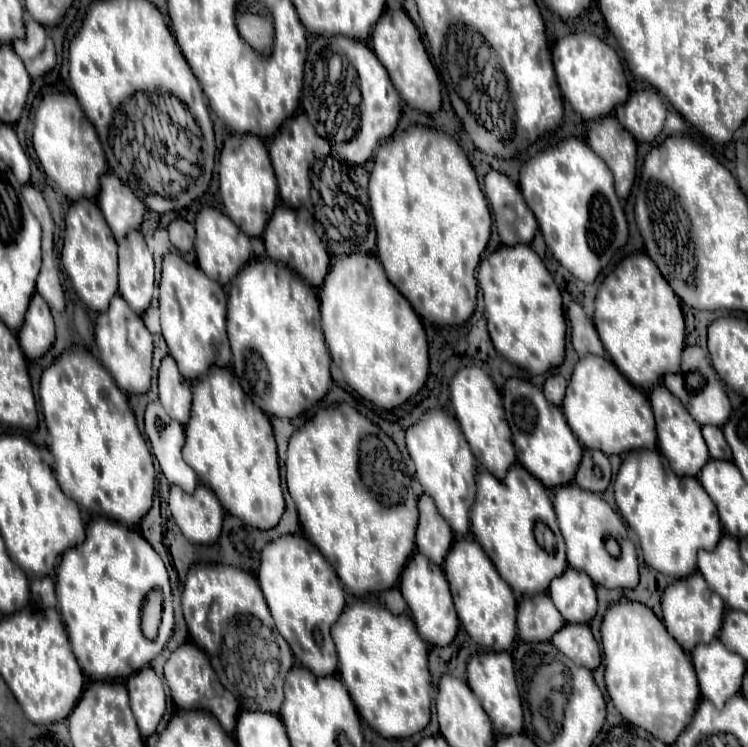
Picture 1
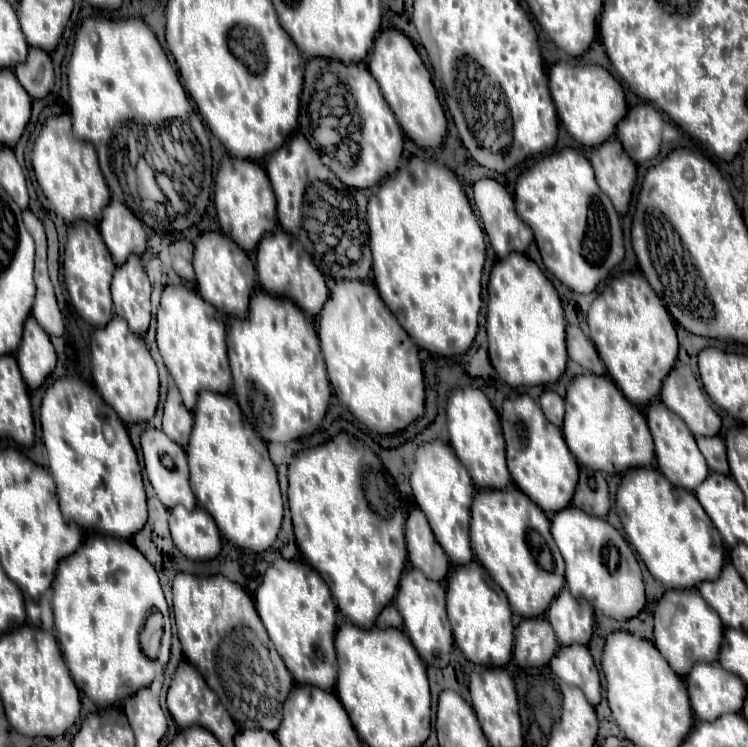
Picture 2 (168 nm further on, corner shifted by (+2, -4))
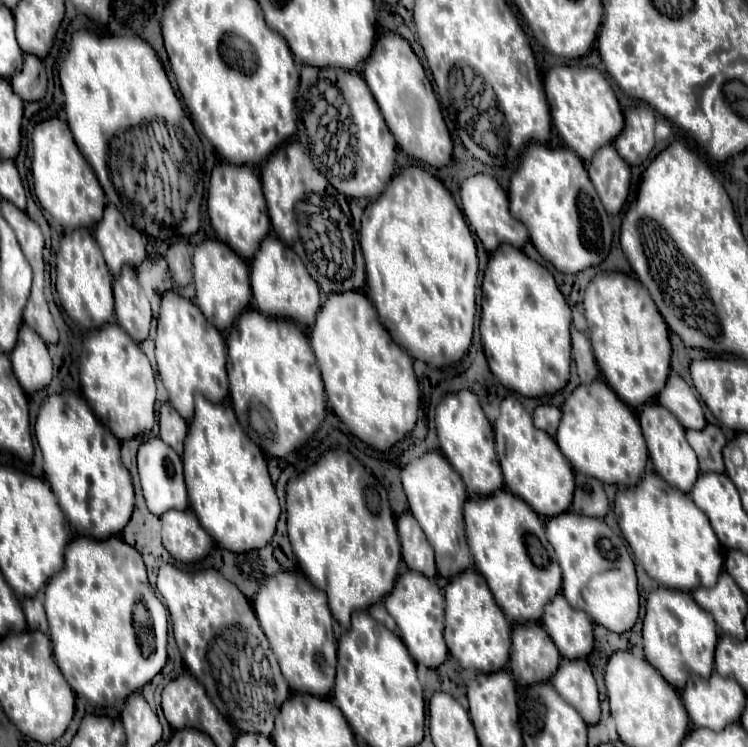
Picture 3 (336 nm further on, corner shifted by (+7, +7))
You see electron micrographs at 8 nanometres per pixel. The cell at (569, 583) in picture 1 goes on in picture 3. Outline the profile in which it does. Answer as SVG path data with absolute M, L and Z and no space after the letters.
M558 593L544 609L544 627L564 659L586 659L594 649L592 619L564 601Z

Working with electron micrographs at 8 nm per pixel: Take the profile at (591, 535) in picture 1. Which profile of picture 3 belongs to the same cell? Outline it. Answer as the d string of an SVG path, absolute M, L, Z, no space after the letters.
M562 513L560 517L546 521L546 537L562 567L562 595L566 601L608 631L630 631L638 619L640 595L634 561L622 537L610 531L602 519L592 521L592 517L576 517L576 513Z

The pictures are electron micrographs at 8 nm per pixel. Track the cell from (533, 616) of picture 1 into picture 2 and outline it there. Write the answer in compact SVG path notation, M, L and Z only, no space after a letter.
M545 616L523 618L515 630L515 662L521 668L543 666L557 652L559 642Z

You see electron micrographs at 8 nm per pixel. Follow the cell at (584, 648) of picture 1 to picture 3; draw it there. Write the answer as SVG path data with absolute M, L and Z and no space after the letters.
M562 659L556 677L552 677L552 685L564 701L578 709L578 713L588 725L596 725L600 721L598 687L592 669L584 659Z

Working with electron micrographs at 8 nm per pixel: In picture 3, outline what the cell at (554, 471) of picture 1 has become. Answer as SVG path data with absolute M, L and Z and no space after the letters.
M514 395L506 397L500 407L500 417L496 421L496 453L506 489L526 501L540 517L556 517L570 509L574 497L574 471L568 461L564 461L556 441L532 425L530 413Z

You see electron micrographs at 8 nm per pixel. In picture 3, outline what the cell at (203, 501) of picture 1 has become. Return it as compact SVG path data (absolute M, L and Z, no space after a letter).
M190 509L168 511L162 517L162 545L176 561L194 563L210 553L212 539L200 529Z

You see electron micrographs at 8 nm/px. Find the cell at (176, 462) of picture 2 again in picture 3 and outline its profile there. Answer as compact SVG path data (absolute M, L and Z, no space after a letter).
M152 437L140 445L140 449L138 449L138 477L142 483L142 495L144 495L144 501L146 501L146 507L150 513L162 517L170 509L176 509L176 511L188 509L188 493L184 489L182 461L158 437Z

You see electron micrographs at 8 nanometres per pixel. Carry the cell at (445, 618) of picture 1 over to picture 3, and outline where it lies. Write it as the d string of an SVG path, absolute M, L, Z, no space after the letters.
M406 571L404 575L398 577L392 593L384 601L386 611L394 617L398 629L400 629L400 639L404 641L406 649L410 651L412 659L420 665L426 665L430 669L438 669L446 657L448 649L444 645L444 595L438 583L420 577L420 573Z

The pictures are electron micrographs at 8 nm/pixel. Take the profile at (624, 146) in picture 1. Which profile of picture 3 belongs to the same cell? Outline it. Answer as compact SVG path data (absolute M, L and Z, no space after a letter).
M606 145L586 165L588 177L608 215L620 213L630 191L630 167L616 153L612 145Z

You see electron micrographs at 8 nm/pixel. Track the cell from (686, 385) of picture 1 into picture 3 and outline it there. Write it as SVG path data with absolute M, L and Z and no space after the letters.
M670 373L666 387L658 395L658 403L664 405L672 415L676 415L684 429L704 429L706 421L702 405L694 389L688 387L688 383L680 375Z

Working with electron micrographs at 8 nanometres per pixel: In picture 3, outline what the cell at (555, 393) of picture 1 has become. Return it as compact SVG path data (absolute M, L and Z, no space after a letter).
M540 405L534 411L534 427L546 431L550 437L554 437L558 423L560 423L560 409L552 407L552 405Z

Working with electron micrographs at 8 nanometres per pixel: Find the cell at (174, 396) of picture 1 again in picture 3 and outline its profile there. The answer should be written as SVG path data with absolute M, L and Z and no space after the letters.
M164 403L160 409L160 439L170 445L178 455L182 455L182 443L188 433L188 423L172 409L170 403Z

